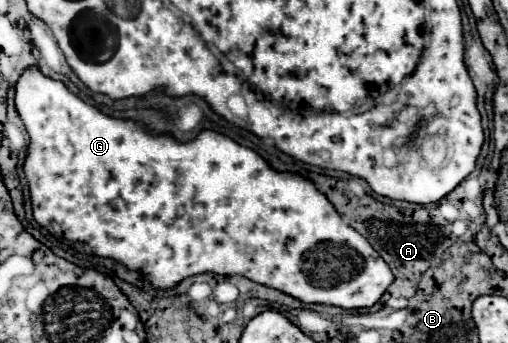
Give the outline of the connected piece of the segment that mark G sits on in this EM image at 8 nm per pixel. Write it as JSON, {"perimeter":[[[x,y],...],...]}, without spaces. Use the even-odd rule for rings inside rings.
{"perimeter":[[[24,71],[20,75],[16,83],[16,109],[30,135],[30,149],[28,149],[28,157],[24,163],[24,173],[30,185],[30,201],[32,201],[34,219],[54,237],[62,239],[64,235],[64,241],[74,245],[82,253],[112,257],[124,263],[128,269],[142,271],[154,287],[170,289],[172,285],[180,283],[182,279],[190,275],[212,271],[220,275],[248,277],[256,283],[288,293],[304,303],[326,303],[326,305],[336,305],[342,309],[360,309],[360,307],[372,307],[376,301],[380,301],[380,297],[386,293],[386,289],[394,281],[394,275],[390,267],[386,265],[386,261],[372,249],[372,245],[358,231],[354,231],[350,225],[344,223],[344,219],[334,211],[334,207],[330,207],[330,201],[314,187],[314,183],[310,183],[308,179],[300,175],[274,171],[258,153],[244,149],[242,145],[234,143],[230,137],[224,137],[214,131],[202,131],[194,141],[178,143],[170,135],[156,137],[156,135],[144,133],[144,129],[140,129],[134,121],[120,121],[120,119],[112,119],[100,113],[96,107],[84,103],[74,93],[70,93],[62,81],[46,79],[40,71]]]}

